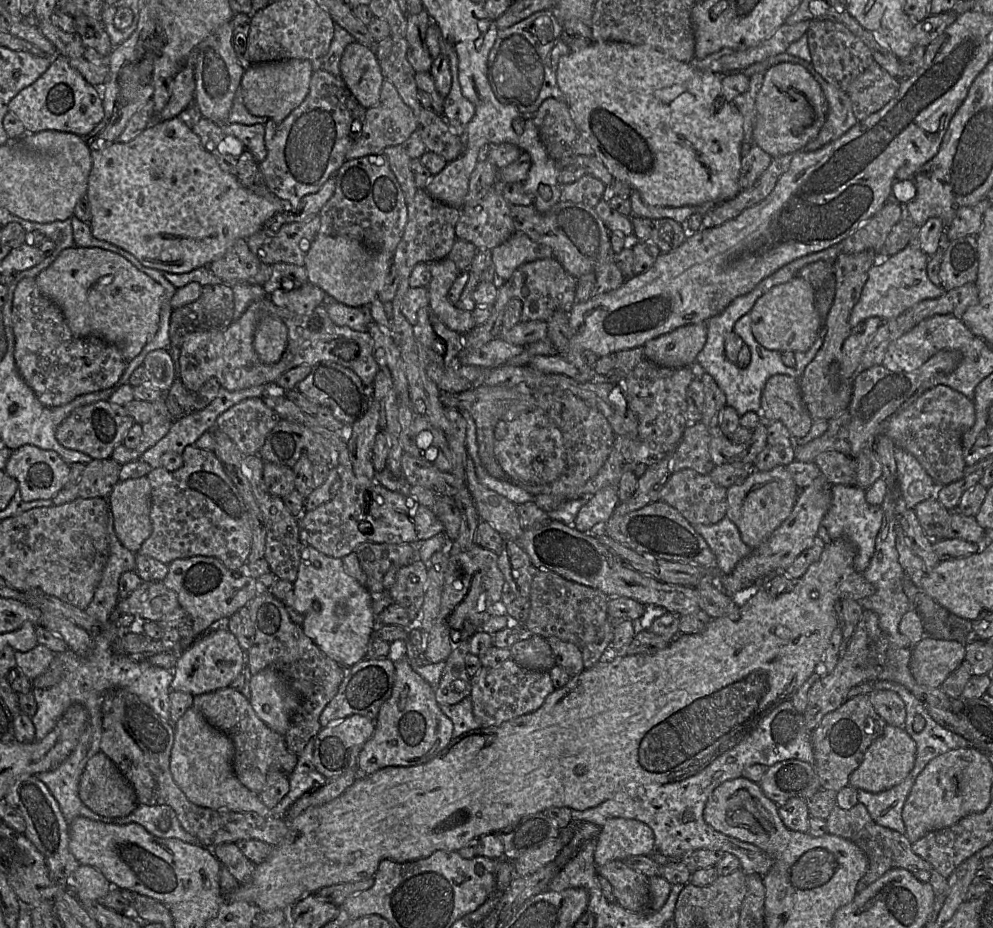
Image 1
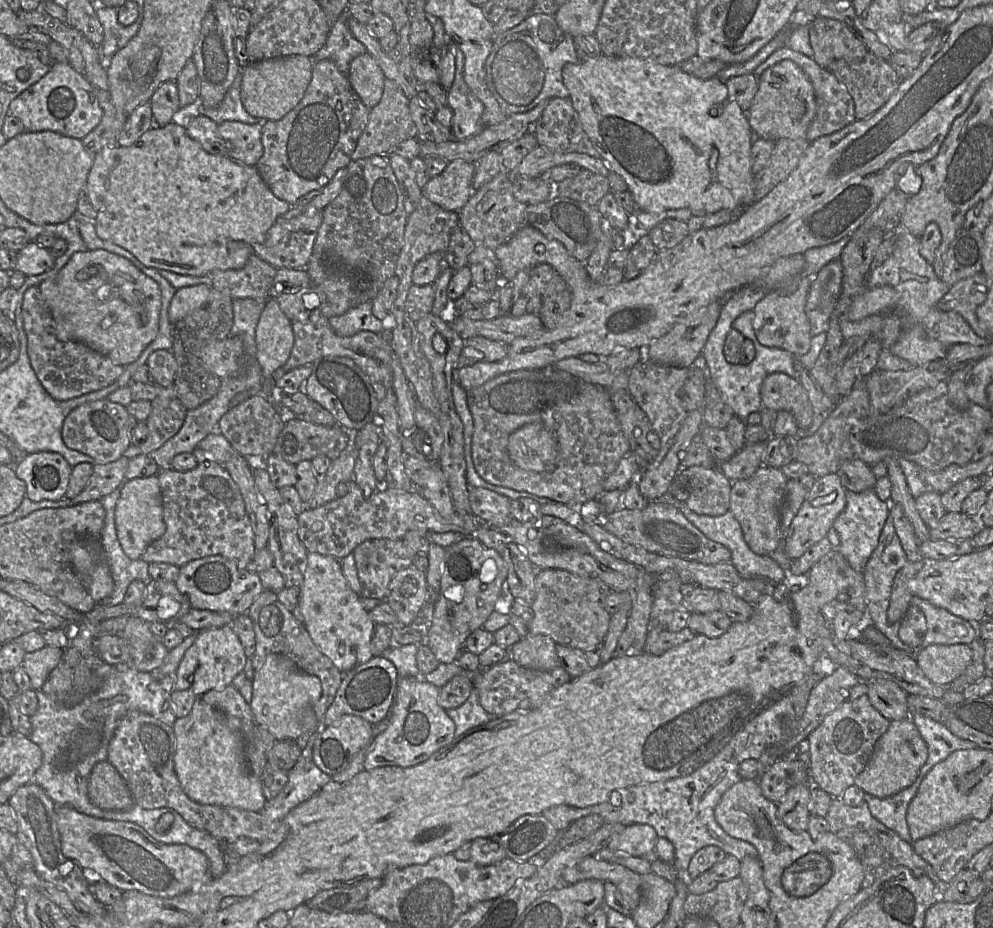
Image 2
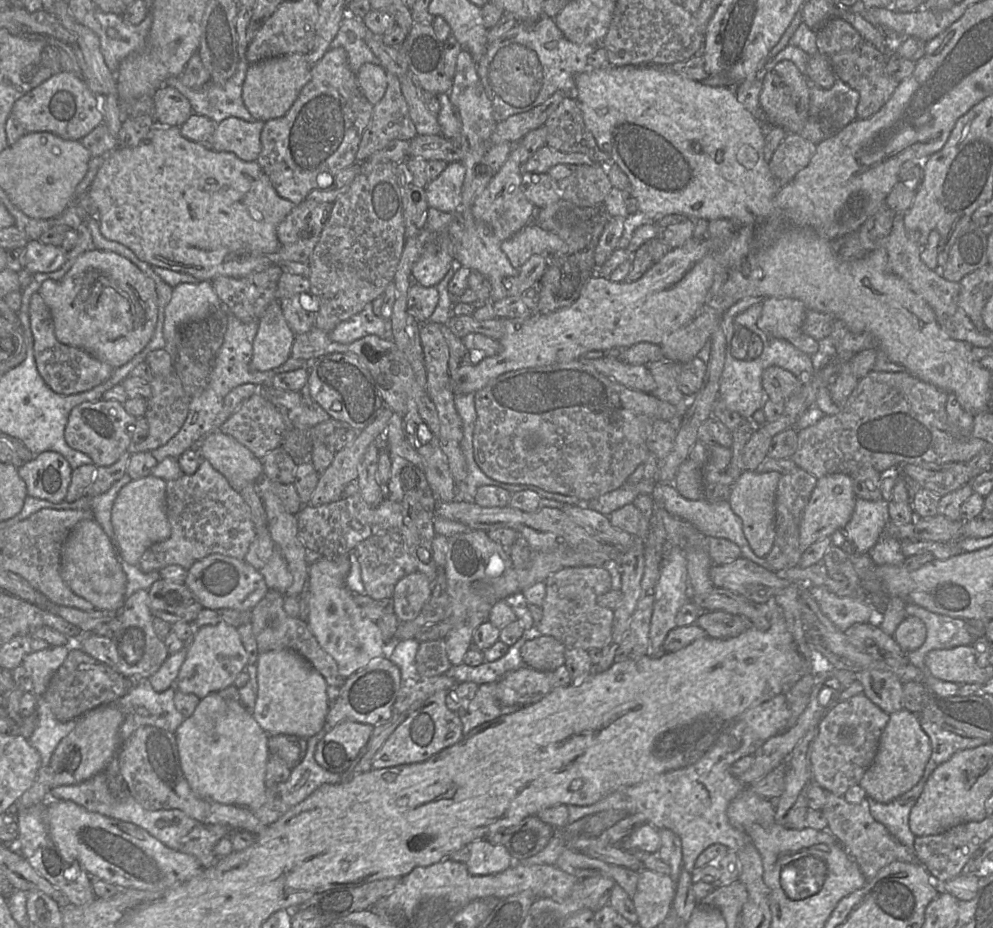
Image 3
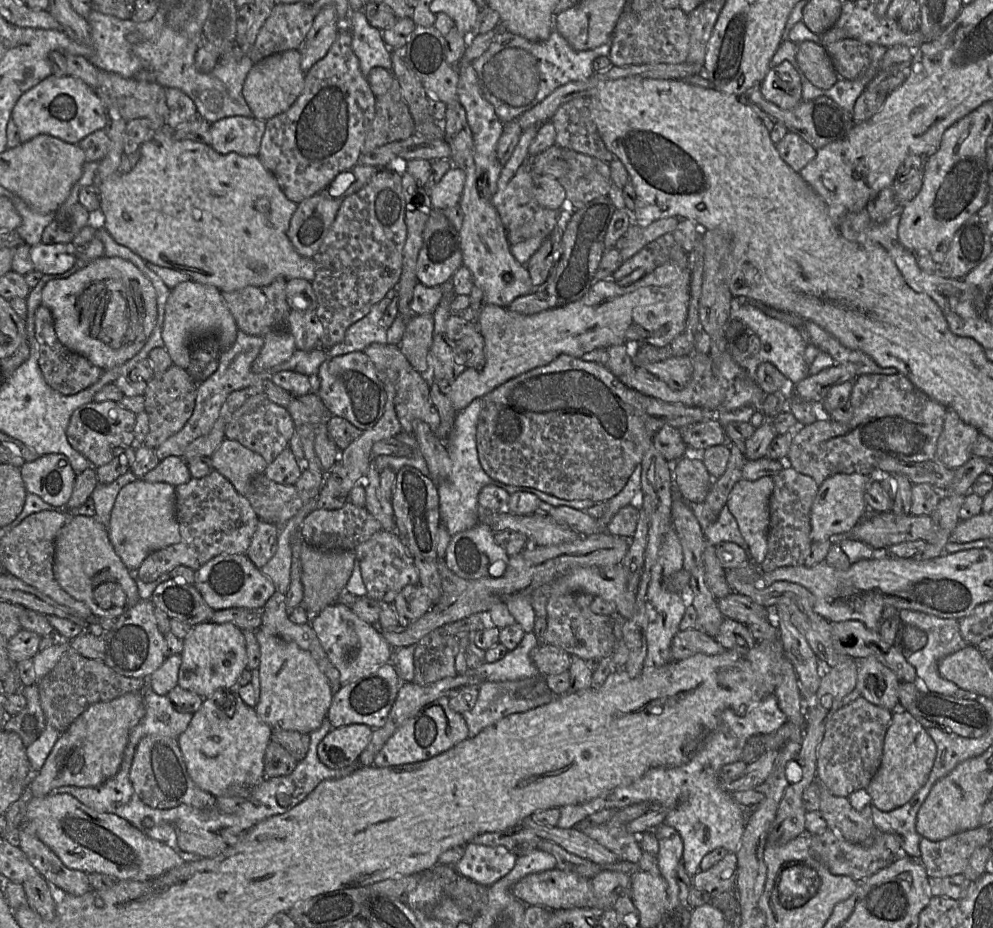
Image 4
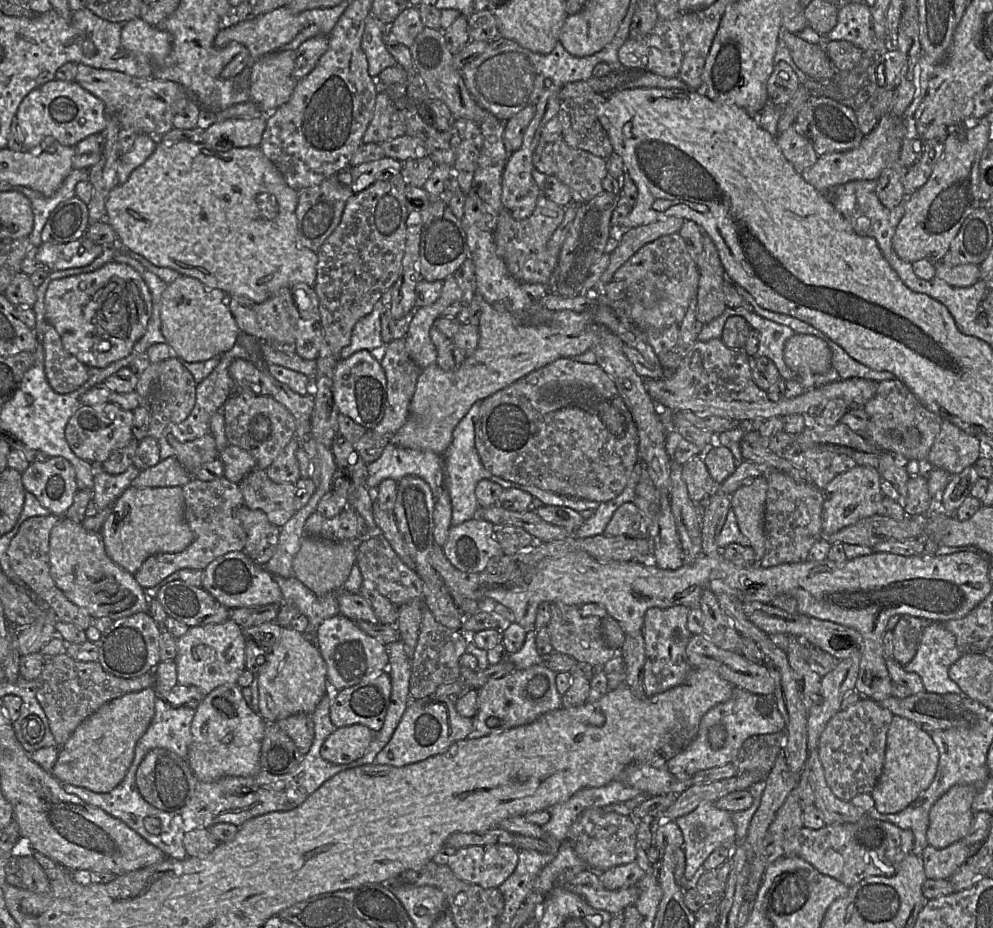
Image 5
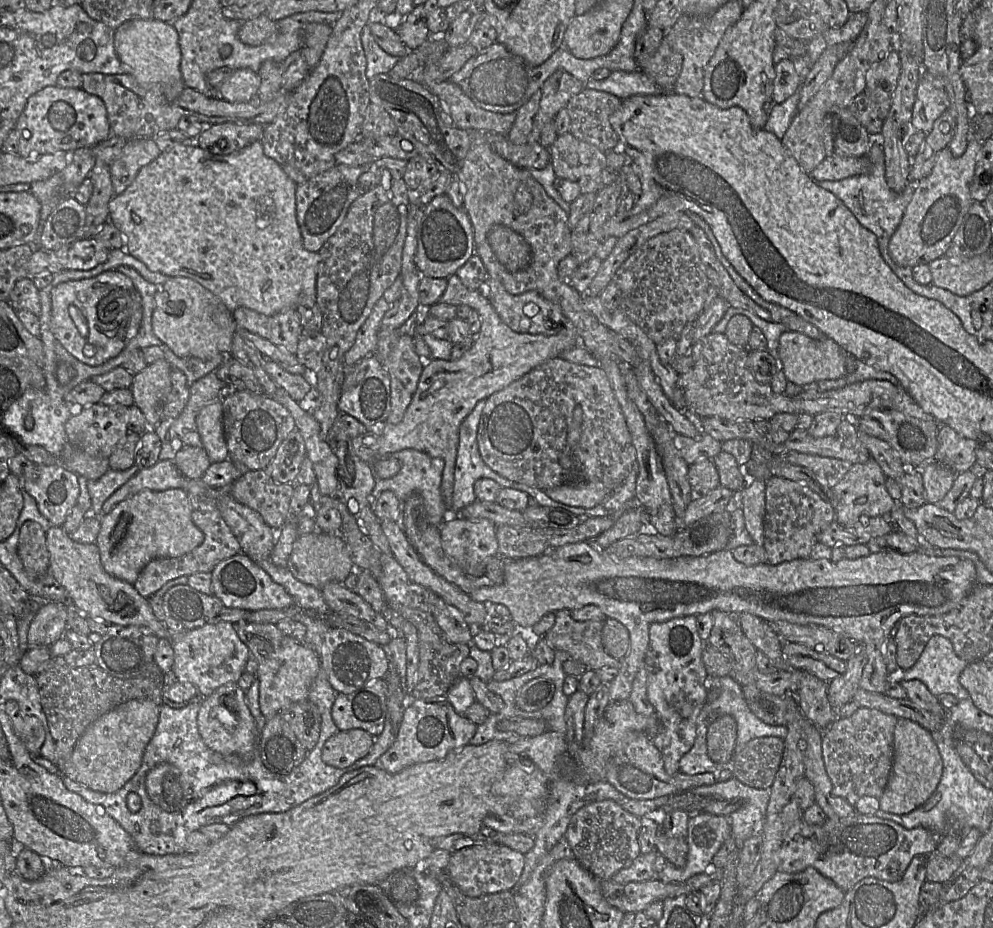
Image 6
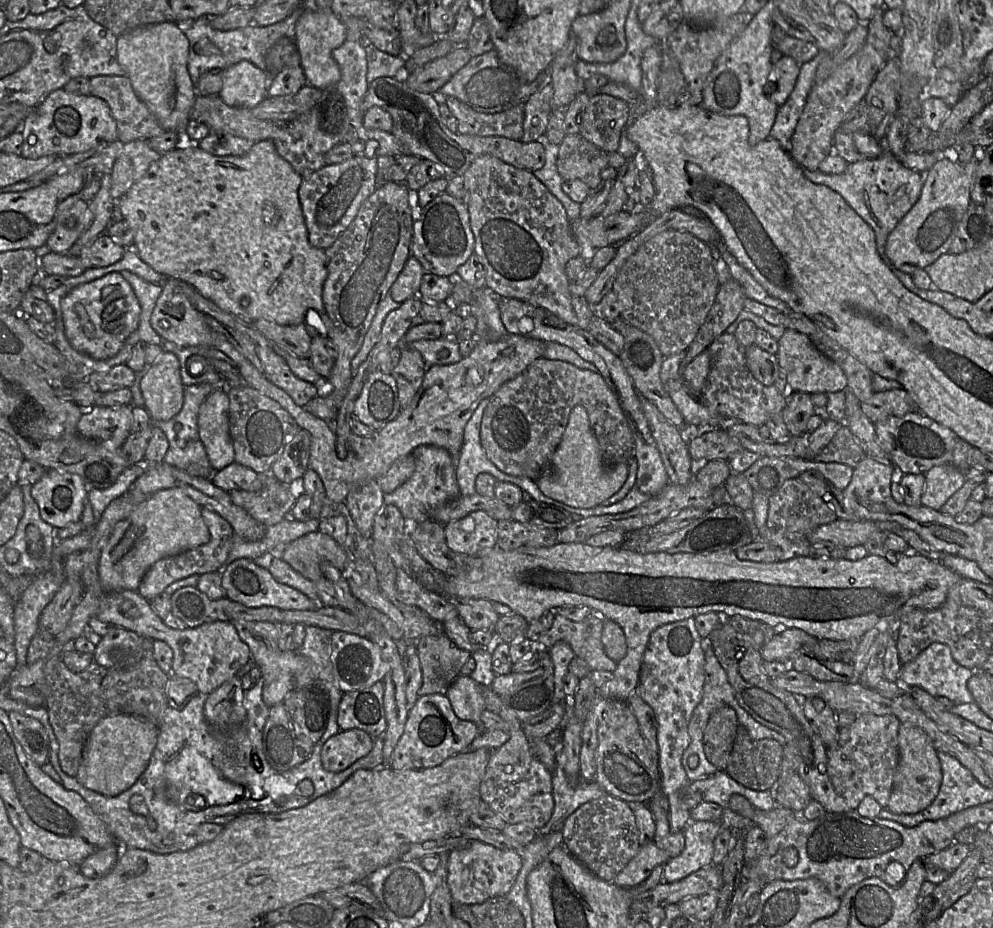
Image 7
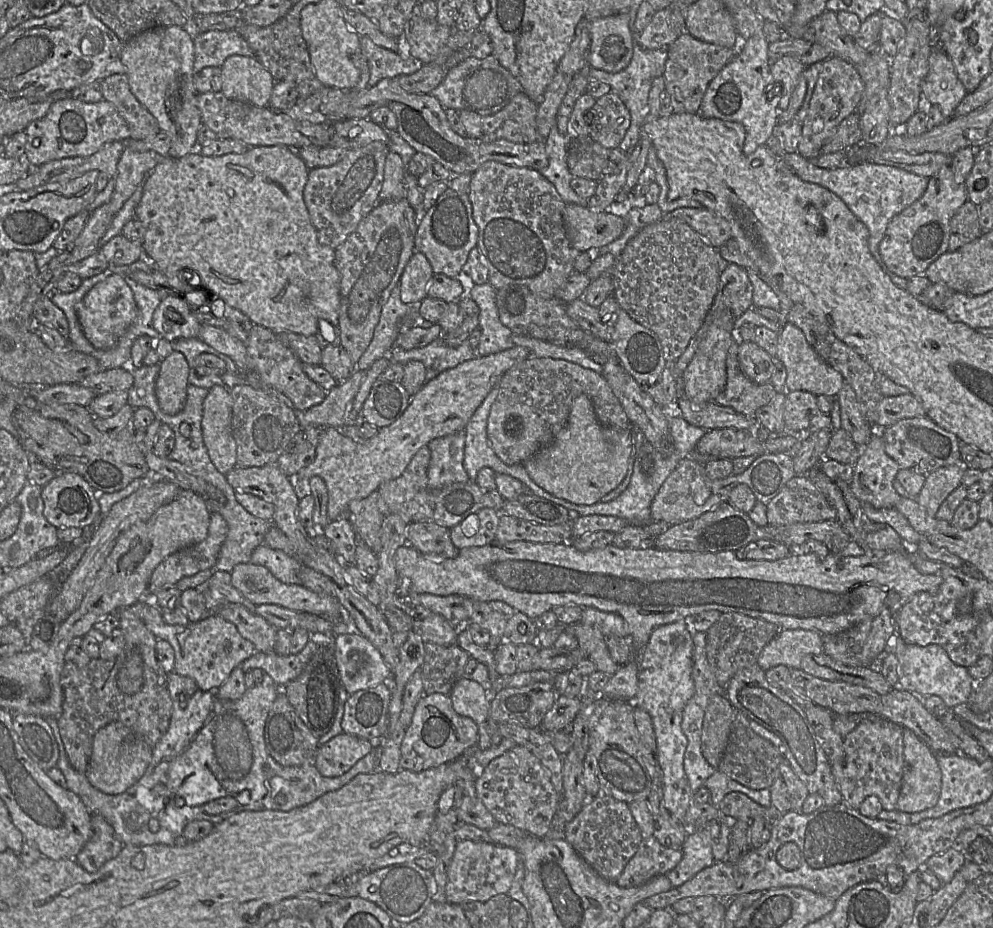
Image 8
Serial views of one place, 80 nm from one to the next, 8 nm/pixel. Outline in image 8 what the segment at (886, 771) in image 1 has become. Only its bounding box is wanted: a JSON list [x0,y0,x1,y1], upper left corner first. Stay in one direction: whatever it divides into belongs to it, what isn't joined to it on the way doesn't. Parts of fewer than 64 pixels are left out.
[896,729,942,813]

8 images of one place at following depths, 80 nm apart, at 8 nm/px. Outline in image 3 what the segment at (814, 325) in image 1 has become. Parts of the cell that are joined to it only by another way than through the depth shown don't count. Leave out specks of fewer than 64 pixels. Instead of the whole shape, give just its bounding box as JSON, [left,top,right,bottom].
[757,298,818,356]

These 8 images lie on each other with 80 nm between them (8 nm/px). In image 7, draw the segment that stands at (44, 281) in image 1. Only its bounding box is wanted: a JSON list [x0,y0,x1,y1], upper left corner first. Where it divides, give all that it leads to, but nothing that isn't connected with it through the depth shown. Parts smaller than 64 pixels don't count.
[61,272,141,360]

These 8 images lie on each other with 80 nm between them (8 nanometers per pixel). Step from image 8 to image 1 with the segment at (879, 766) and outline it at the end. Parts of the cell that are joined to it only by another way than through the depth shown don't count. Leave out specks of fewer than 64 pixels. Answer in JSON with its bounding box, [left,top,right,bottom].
[811,694,887,792]

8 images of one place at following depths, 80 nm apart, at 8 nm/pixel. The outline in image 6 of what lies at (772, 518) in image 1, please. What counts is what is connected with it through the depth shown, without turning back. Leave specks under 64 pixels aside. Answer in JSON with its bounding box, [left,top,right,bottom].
[736,479,765,545]

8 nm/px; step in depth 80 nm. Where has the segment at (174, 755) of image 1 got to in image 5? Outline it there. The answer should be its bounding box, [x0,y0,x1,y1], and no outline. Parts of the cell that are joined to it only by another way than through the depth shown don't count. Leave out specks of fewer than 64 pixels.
[186,685,267,781]

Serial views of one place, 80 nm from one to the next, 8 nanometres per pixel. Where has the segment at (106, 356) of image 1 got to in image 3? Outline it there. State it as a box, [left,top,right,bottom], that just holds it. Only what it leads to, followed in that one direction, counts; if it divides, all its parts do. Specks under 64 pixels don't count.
[28,292,114,395]

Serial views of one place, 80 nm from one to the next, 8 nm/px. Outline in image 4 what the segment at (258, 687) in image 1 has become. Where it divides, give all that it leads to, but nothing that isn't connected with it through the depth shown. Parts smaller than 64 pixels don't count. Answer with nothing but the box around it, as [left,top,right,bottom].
[255,630,333,734]

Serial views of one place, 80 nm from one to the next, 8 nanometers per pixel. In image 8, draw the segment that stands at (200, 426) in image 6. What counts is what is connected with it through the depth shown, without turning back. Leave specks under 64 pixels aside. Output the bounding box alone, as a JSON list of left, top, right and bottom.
[203,385,236,475]

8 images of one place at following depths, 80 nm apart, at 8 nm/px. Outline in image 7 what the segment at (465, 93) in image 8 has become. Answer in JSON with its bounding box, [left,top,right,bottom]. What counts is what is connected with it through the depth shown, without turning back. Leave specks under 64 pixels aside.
[436,49,551,114]

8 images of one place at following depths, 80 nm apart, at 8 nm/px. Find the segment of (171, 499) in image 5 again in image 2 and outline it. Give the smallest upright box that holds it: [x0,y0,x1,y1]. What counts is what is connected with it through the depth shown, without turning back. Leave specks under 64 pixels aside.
[115,475,166,560]

